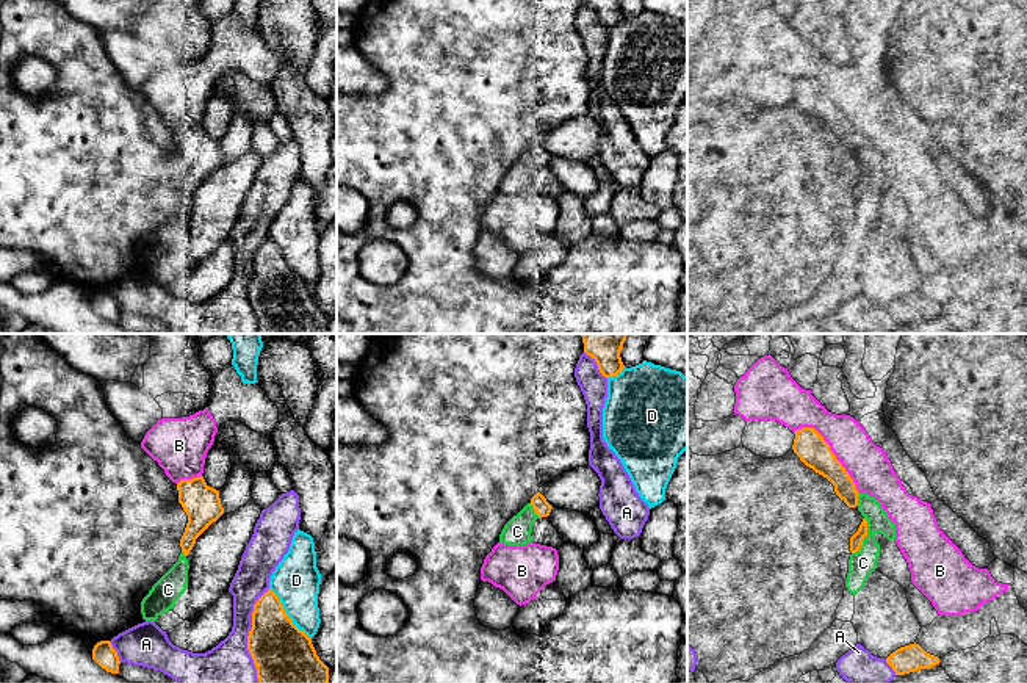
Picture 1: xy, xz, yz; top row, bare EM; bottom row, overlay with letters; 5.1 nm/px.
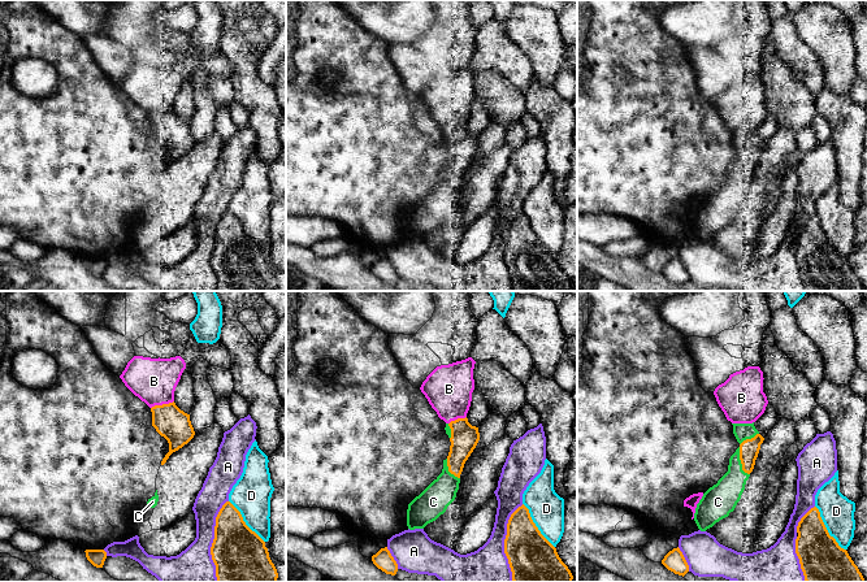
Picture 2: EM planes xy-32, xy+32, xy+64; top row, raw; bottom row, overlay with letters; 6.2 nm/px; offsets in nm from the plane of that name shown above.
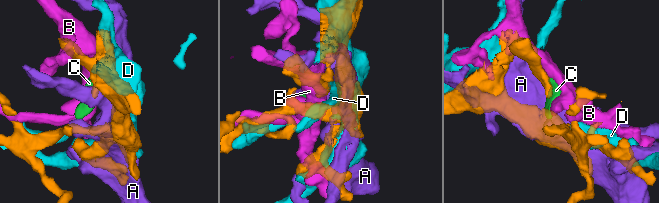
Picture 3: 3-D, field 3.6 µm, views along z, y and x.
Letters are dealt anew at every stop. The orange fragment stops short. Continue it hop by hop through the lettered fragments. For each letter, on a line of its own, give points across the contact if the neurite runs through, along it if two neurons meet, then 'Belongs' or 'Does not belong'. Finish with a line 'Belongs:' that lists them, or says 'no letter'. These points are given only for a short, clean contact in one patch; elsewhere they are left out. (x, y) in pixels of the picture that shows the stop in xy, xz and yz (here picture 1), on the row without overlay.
A: Does not belong
B: Does not belong
C: Belongs
D: Does not belong
Belongs: C

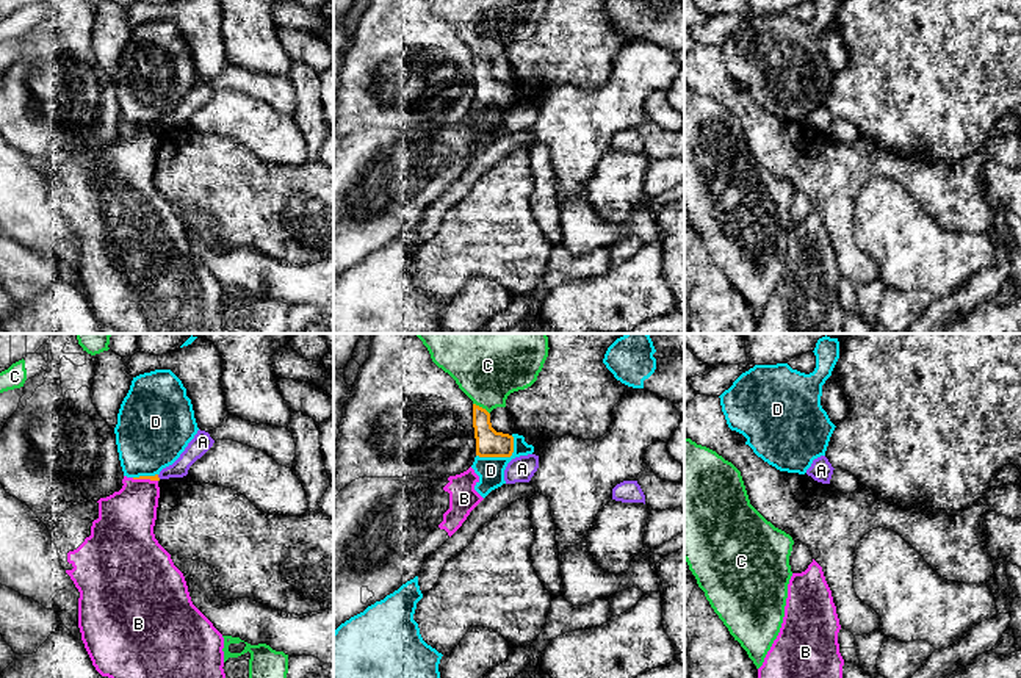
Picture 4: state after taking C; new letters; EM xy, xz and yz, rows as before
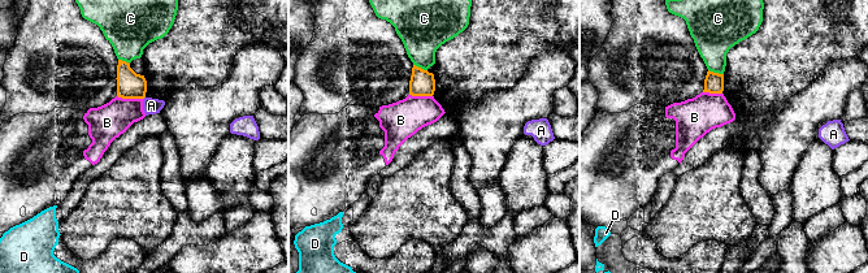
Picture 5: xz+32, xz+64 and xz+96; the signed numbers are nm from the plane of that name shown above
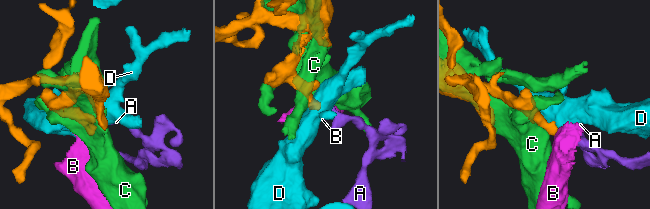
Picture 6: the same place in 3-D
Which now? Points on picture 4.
A: Boundary: xy (157, 124), (160, 127). Does not belong
B: Boundary: xy (132, 127), (157, 130). Does not belong
C: Does not belong
D: Boundary: xz (514, 86), (514, 100), (509, 105), (476, 105). Does not belong
Belongs: no letter

